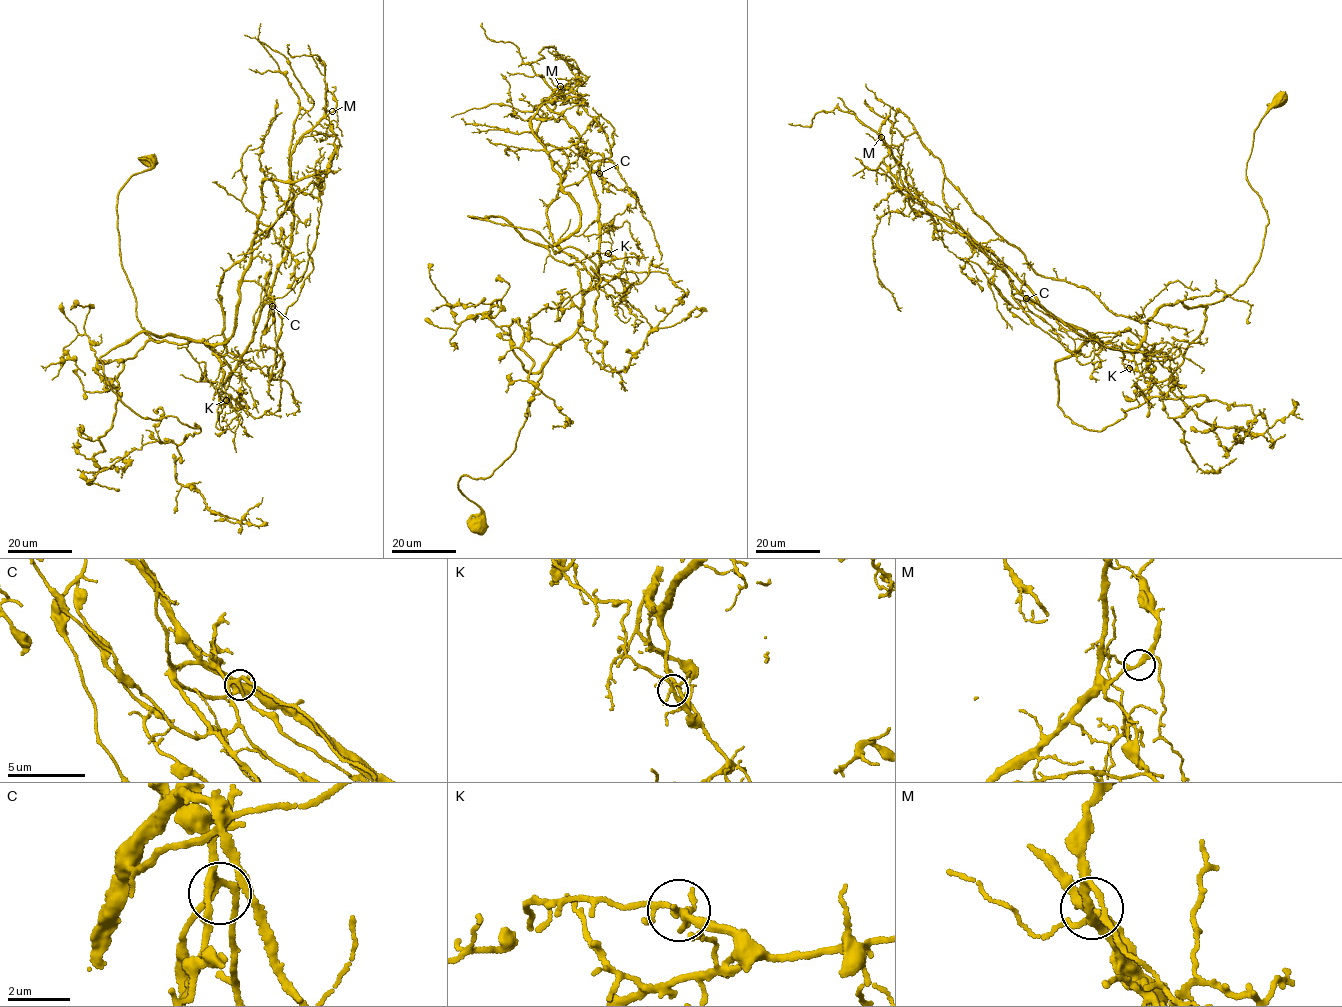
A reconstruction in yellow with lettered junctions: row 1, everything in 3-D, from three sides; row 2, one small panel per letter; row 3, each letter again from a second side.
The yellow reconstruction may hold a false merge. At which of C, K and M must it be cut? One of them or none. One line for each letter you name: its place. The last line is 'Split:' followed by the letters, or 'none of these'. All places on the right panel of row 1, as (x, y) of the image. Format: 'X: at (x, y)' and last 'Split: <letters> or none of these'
K: at (1129, 368)
Split: K

